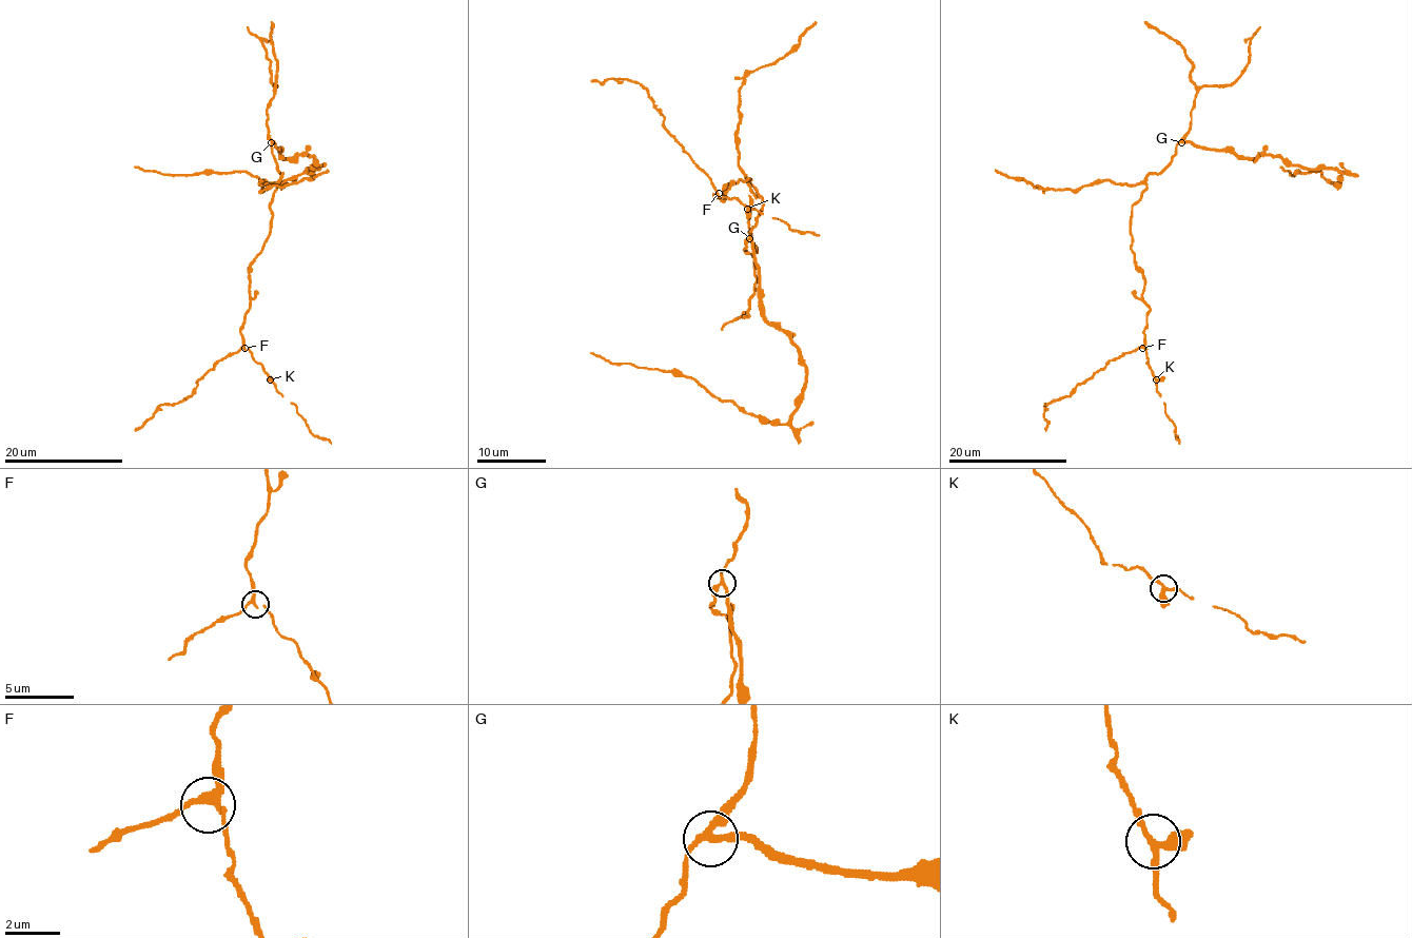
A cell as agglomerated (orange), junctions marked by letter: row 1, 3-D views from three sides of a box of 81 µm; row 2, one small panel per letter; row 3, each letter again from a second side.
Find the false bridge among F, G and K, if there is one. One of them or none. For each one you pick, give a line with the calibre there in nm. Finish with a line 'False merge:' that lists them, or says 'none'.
G: Thickness 240 nm
False merge: G

